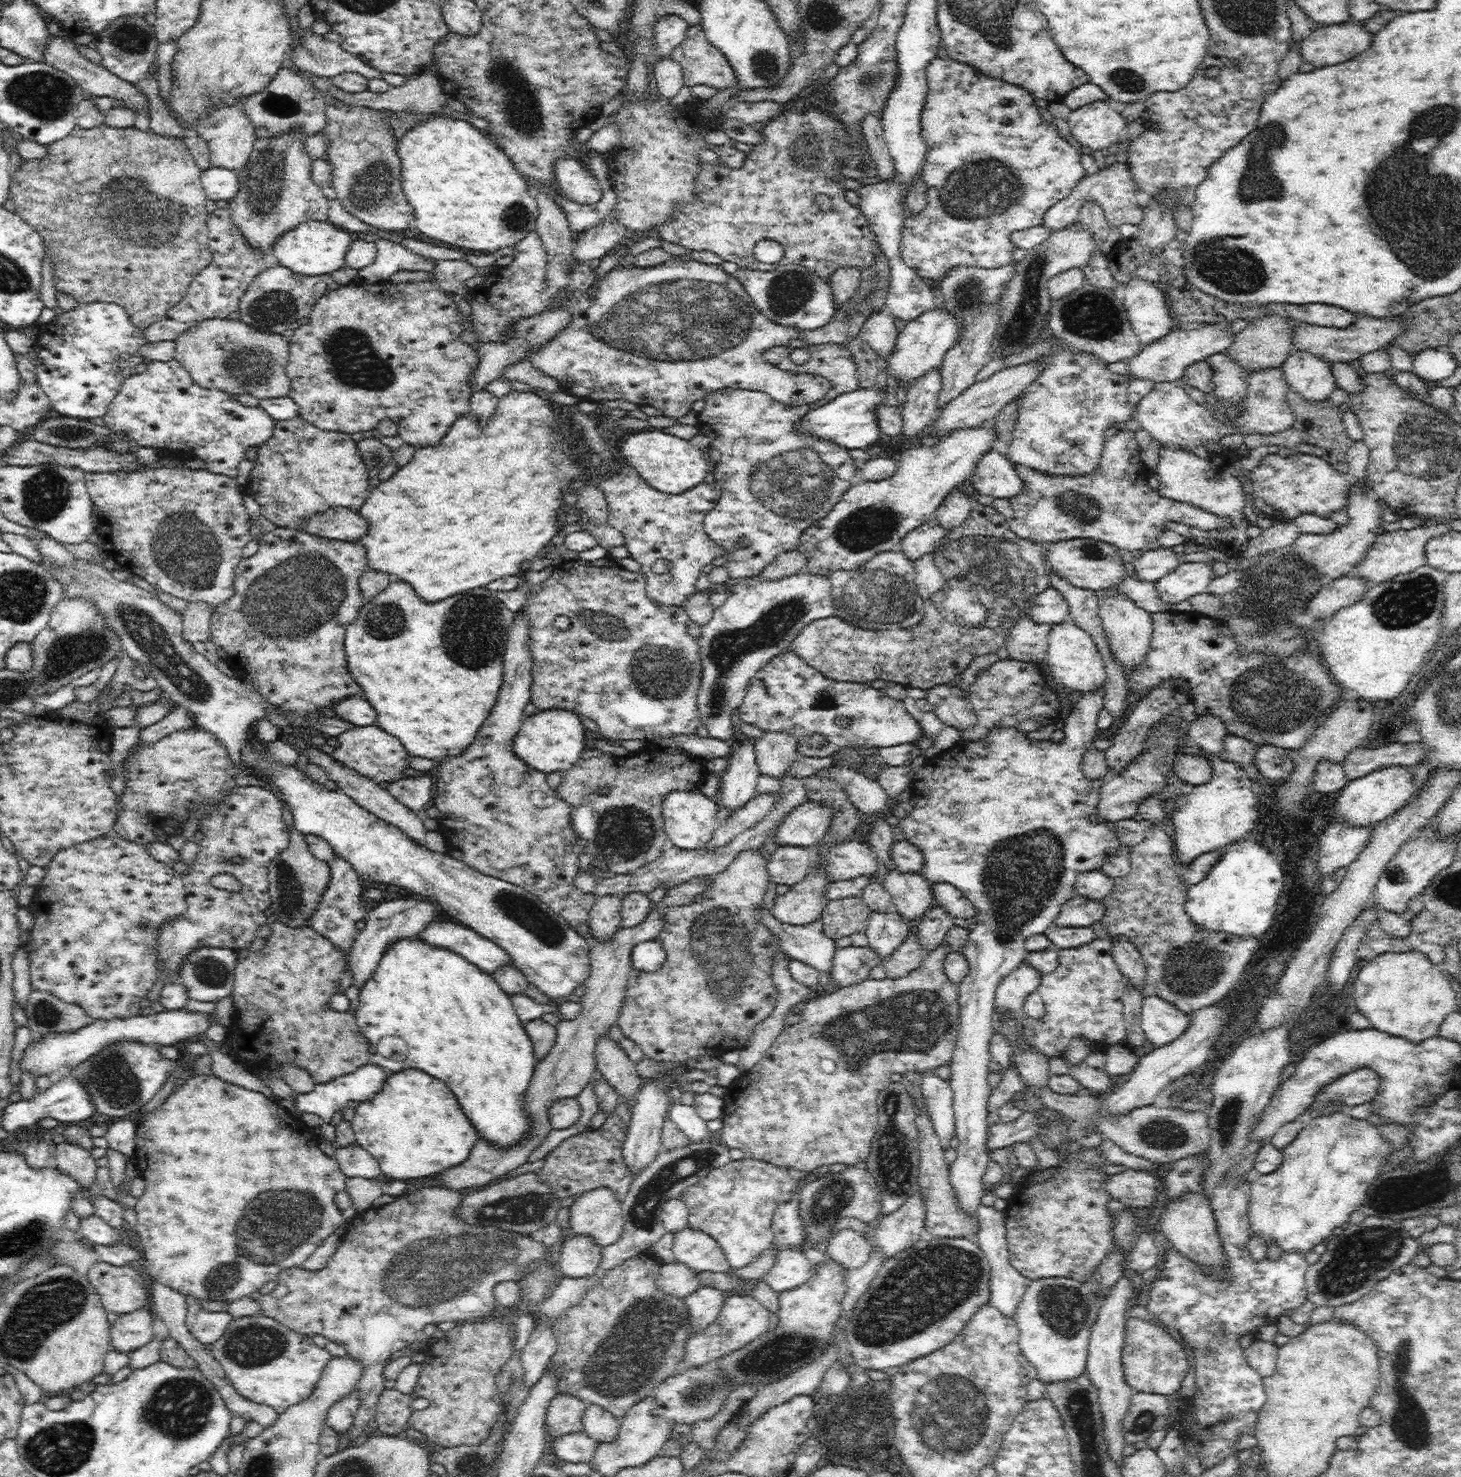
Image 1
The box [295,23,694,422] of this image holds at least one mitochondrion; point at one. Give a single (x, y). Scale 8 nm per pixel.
(521, 104)

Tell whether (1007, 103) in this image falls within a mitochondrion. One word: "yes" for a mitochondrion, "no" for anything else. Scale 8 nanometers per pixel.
no

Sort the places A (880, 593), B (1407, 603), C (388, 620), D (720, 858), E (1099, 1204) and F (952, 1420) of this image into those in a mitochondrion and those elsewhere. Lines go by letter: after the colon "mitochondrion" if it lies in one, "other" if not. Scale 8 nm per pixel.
A: mitochondrion
B: mitochondrion
C: mitochondrion
D: other
E: other
F: mitochondrion

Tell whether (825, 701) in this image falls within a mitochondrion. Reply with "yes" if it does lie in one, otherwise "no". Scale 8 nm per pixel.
no

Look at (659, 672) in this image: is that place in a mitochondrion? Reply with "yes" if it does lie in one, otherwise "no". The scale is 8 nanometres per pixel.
yes

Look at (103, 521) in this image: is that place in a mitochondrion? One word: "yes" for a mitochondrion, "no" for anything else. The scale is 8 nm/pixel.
no

